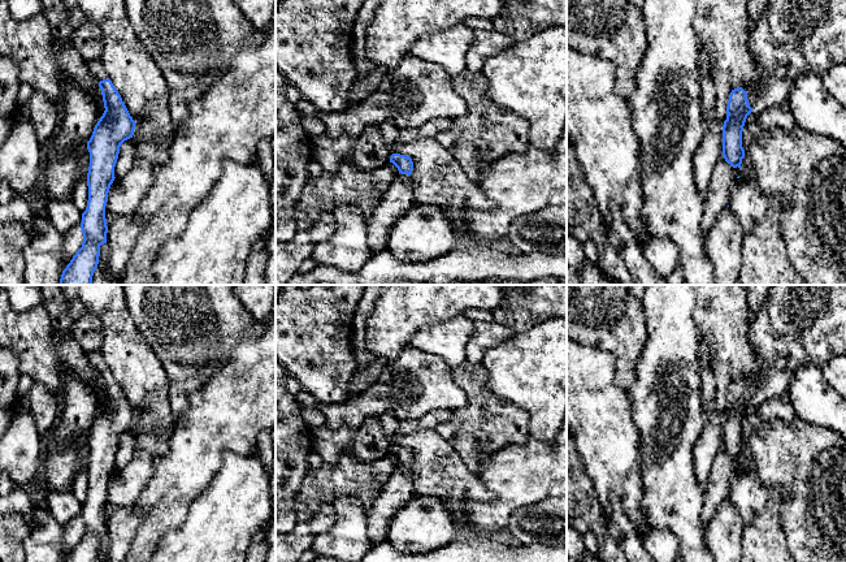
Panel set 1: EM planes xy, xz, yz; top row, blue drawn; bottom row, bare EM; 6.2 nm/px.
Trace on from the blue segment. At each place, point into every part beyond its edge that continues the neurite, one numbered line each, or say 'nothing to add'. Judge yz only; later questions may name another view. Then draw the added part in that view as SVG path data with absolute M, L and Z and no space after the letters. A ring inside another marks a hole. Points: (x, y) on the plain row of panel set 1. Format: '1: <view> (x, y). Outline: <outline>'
1: yz (797, 325). Outline: M771 285L767 301L751 323L751 343L764 368L760 381L747 384L752 403L759 406L784 398L801 366L812 364L823 369L833 358L846 355L846 285Z

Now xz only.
1: xz (398, 492). Outline: M399 464L366 511L368 536L373 545L387 540L392 518L415 497L411 467Z

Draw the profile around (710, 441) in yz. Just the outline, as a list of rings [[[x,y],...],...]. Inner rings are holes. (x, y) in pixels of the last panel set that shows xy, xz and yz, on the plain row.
[[[699,338],[698,362],[702,379],[703,425],[694,446],[694,468],[699,484],[706,489],[717,453],[723,448],[723,416],[713,411],[715,376],[707,350],[707,341]]]

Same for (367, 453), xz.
[[[390,414],[366,418],[353,432],[350,453],[364,462],[377,461],[390,454],[387,437],[399,432],[400,420]]]

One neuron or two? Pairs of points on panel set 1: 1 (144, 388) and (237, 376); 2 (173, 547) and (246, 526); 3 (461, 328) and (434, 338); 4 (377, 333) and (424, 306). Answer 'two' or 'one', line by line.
1: two
2: one
3: one
4: one

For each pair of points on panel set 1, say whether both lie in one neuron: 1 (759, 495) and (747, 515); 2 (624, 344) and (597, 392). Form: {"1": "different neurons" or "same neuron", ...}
{"1": "same neuron", "2": "different neurons"}

